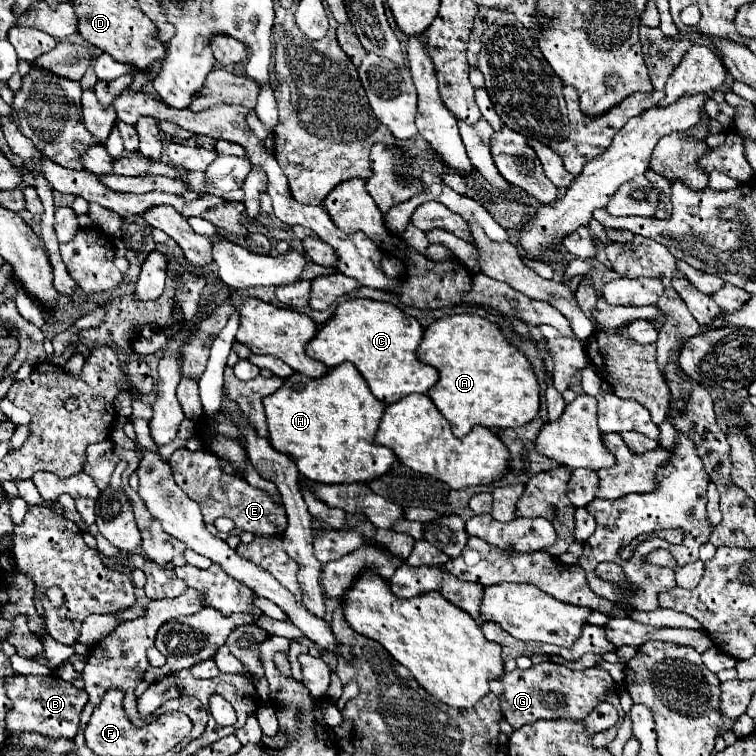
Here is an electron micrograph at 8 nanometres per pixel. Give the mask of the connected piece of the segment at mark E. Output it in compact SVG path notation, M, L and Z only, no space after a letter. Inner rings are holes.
M179 448L171 456L169 464L171 464L177 486L181 486L181 490L185 490L185 494L201 506L205 526L213 536L221 536L223 540L227 538L227 534L219 534L217 528L213 526L213 522L219 516L227 516L235 522L235 530L233 530L235 534L253 532L255 536L283 536L287 528L285 508L279 506L277 500L273 500L265 490L249 486L243 478L225 474L221 466L217 466L215 454L207 450L191 452L187 448Z

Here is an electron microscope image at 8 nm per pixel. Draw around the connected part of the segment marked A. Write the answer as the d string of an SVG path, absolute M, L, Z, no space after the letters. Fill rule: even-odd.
M453 314L435 320L423 332L417 358L439 370L439 380L427 396L447 418L457 438L463 438L477 424L489 430L519 428L539 412L537 376L527 358L487 318Z

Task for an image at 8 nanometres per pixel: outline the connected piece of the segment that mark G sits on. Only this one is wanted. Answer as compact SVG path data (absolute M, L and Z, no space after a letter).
M543 662L543 664L531 666L529 670L519 670L517 668L509 674L503 674L501 680L493 680L489 684L491 684L491 692L499 698L503 718L515 730L521 728L523 724L531 724L531 722L541 720L541 718L545 718L545 720L555 720L555 718L583 720L583 718L589 716L589 712L597 704L609 702L617 708L619 720L613 728L593 736L595 746L607 746L617 736L619 724L623 722L623 716L625 716L625 712L621 710L621 704L619 704L619 692L617 692L615 680L609 676L609 672L605 672L599 666L589 668L589 670L569 670L567 666L561 666L561 664Z

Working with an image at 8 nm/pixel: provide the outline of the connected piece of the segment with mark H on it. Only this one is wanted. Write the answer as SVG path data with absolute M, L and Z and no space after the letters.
M343 362L341 366L335 366L321 378L309 378L305 374L293 372L287 376L281 384L281 388L267 398L263 398L265 416L267 416L267 428L269 428L269 442L271 446L293 458L297 464L297 470L303 478L323 484L349 484L349 482L371 482L379 476L383 476L391 464L397 460L395 454L385 448L373 444L373 434L377 432L379 418L383 416L385 404L379 402L363 382L363 376L357 372L357 368L351 362Z

